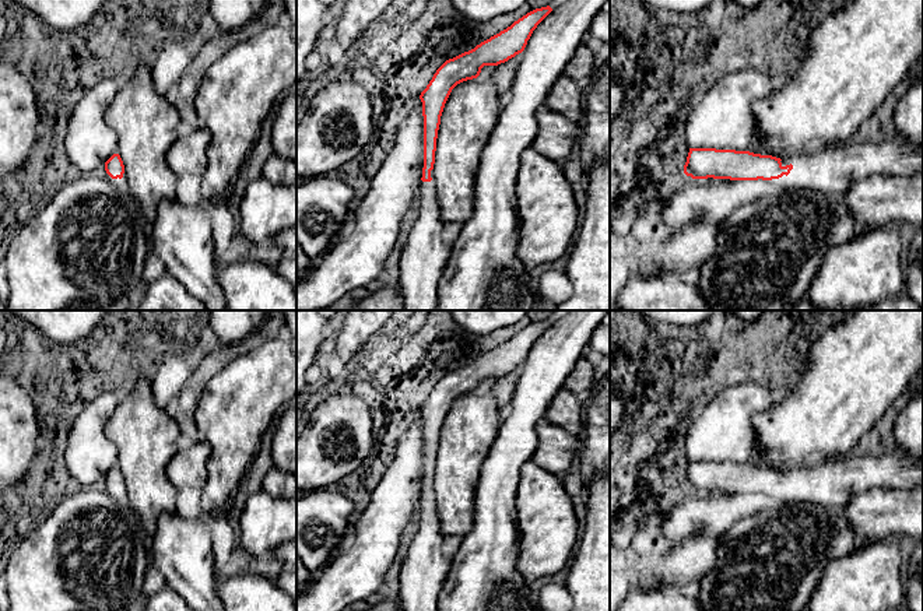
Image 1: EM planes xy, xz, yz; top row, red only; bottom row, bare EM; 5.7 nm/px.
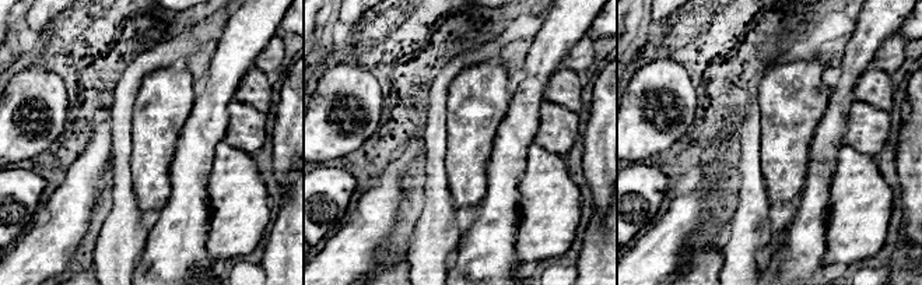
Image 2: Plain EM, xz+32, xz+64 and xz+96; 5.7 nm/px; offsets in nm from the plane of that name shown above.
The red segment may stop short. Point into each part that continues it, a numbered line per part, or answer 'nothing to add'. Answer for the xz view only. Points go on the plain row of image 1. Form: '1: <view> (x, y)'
1: xz (425, 568)

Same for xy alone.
1: xy (122, 499)

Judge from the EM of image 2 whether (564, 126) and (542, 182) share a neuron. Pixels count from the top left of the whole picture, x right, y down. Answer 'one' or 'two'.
two

